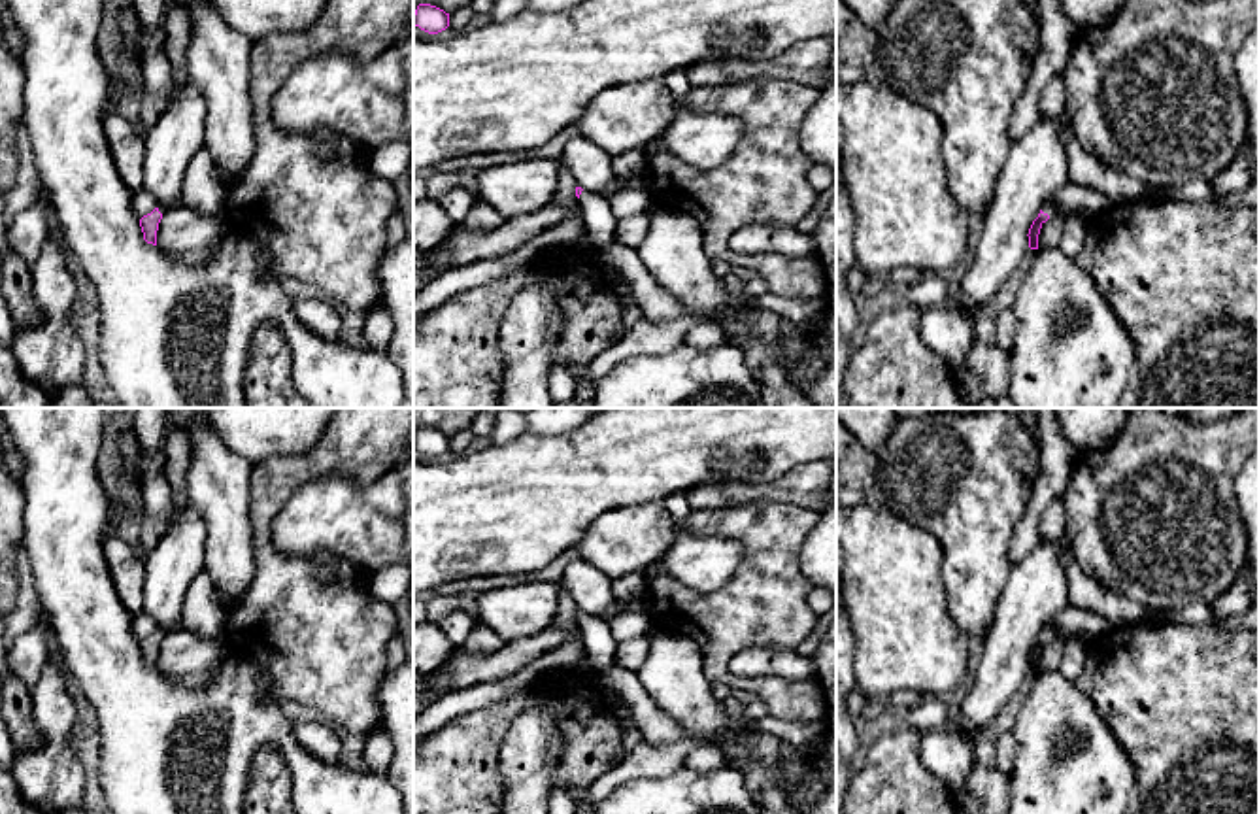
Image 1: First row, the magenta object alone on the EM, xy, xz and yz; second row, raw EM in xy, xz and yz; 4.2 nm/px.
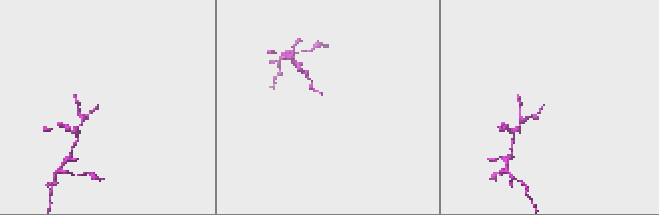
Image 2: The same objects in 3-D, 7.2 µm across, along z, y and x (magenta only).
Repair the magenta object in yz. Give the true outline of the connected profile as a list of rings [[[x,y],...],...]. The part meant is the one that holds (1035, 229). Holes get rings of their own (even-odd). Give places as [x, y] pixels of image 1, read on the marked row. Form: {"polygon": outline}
{"polygon": [[[1046,202],[1044,208],[1040,210],[1038,217],[1032,221],[1029,234],[1027,234],[1029,236],[1029,247],[1038,249],[1038,234],[1040,234],[1042,225],[1049,217],[1057,217],[1057,215],[1065,217],[1065,230],[1063,230],[1063,238],[1059,242],[1059,247],[1068,257],[1076,259],[1076,255],[1083,247],[1083,240],[1087,234],[1087,221],[1085,221],[1085,217],[1078,215],[1076,212],[1066,212],[1053,202]]]}

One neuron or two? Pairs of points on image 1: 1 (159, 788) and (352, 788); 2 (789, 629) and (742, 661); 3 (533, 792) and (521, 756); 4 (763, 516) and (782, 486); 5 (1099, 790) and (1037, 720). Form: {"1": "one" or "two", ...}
{"1": "one", "2": "two", "3": "one", "4": "two", "5": "one"}

